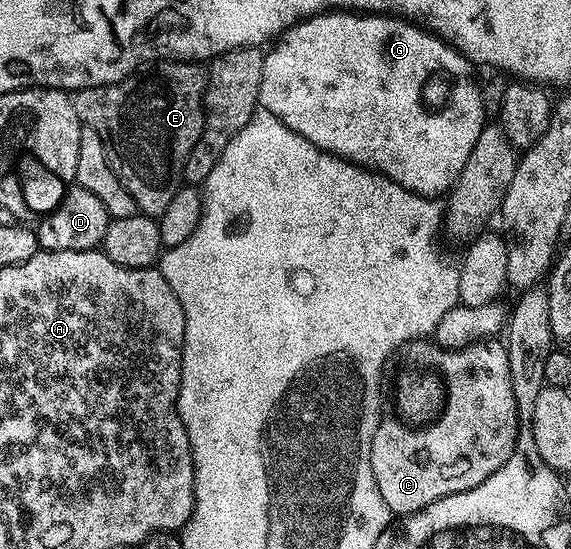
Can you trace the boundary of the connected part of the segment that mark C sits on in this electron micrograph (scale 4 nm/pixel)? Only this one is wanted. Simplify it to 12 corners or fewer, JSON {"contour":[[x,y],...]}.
{"contour":[[497,340],[443,351],[437,410],[381,422],[390,515],[475,488],[519,437]]}

